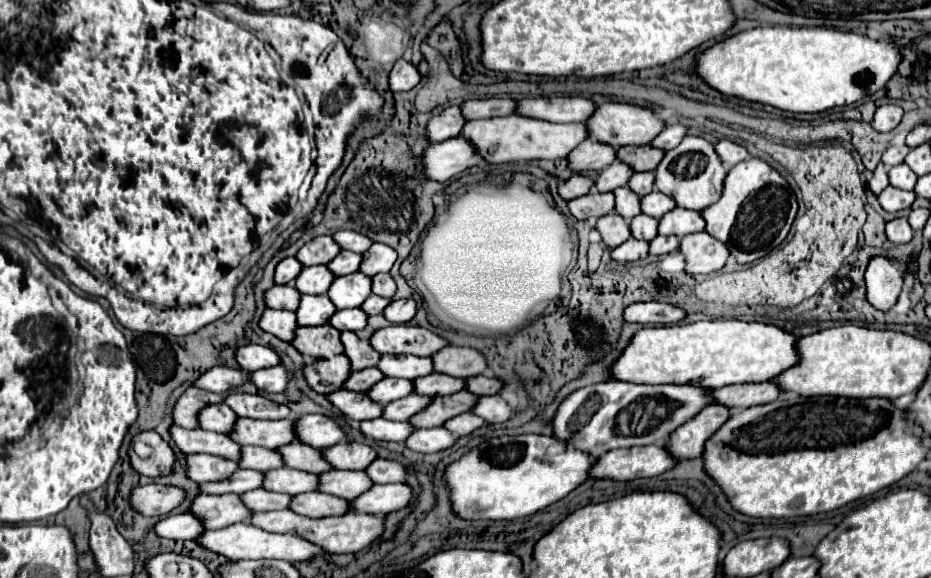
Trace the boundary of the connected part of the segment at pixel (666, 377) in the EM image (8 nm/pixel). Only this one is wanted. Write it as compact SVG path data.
M698 321L690 325L644 327L608 367L610 379L646 385L698 385L706 389L770 381L798 363L796 337L764 323Z

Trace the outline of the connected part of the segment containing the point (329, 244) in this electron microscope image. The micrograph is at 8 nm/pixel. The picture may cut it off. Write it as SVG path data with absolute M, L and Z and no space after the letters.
M316 237L296 253L296 259L304 267L326 265L338 255L338 251L340 251L340 247L332 241L332 237Z

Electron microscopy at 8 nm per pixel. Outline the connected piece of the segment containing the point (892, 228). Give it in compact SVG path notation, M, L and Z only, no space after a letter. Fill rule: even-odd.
M894 219L894 221L886 223L886 237L888 237L888 241L892 241L896 245L908 243L912 239L912 235L914 235L914 231L910 229L906 219Z

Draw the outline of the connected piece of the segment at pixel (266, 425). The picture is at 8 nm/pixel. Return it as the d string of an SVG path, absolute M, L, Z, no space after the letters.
M242 417L234 423L234 429L228 433L228 437L238 445L258 445L266 449L276 449L280 445L296 441L292 419L258 421Z

